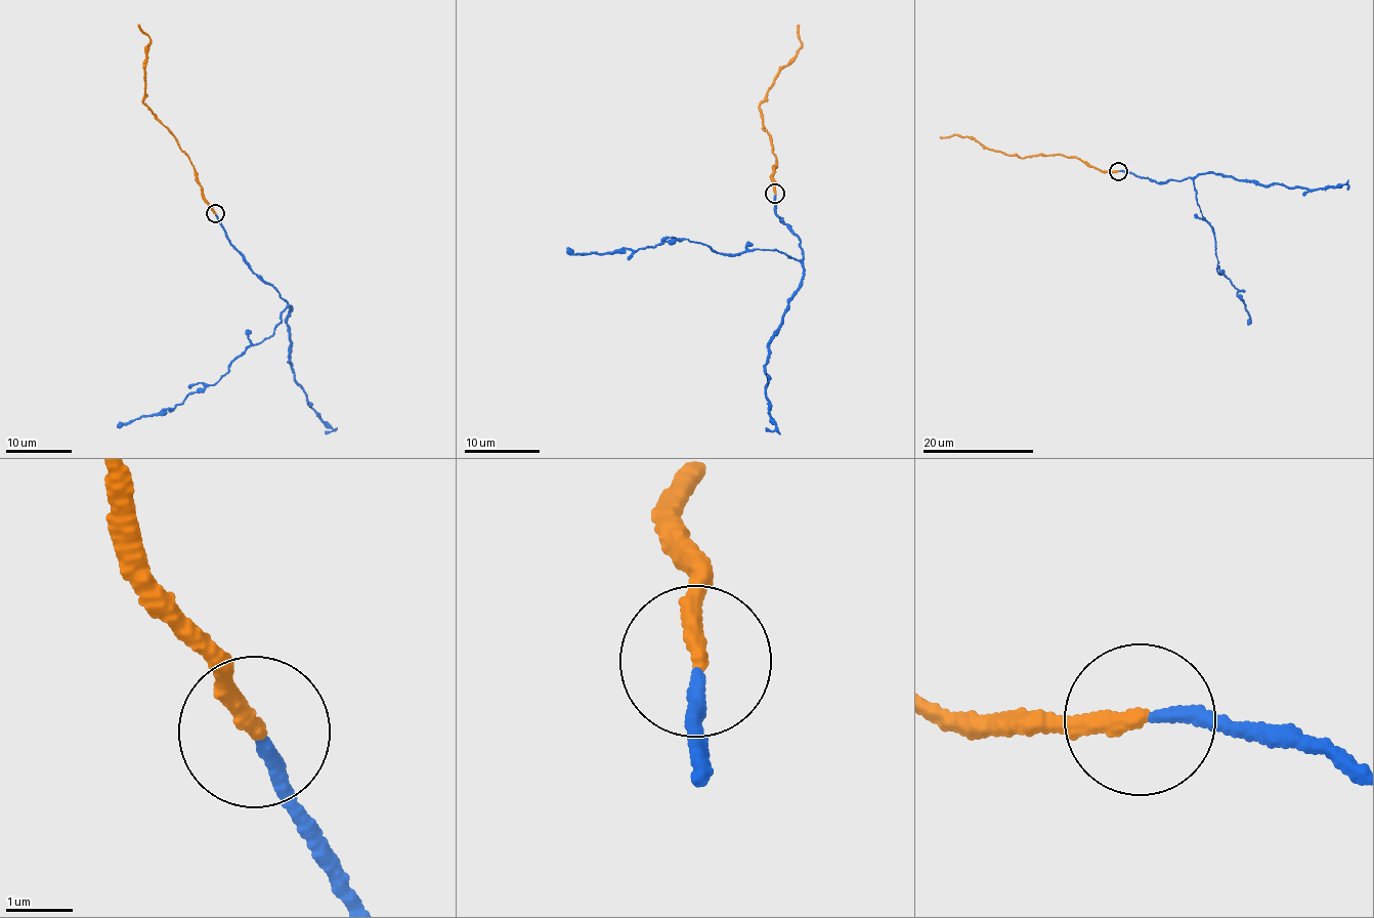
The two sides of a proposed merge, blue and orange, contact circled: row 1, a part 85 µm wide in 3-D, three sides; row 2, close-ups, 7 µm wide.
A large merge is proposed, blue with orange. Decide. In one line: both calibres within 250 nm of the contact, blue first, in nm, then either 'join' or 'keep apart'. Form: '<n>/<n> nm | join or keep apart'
200/240 nm | keep apart

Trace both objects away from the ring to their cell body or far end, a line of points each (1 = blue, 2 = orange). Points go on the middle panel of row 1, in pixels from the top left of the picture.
1: (774, 194), (773, 210), (799, 238), (803, 257), (772, 250), (734, 255), (688, 239), (582, 255), (566, 248)
2: (774, 194), (777, 159), (760, 108), (778, 68), (793, 60), (802, 47), (798, 24)

